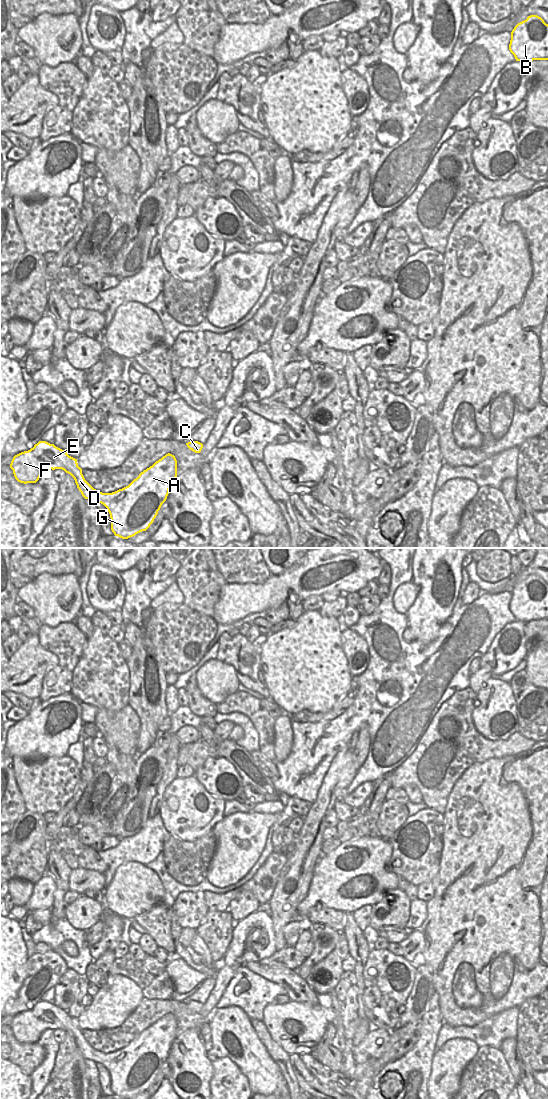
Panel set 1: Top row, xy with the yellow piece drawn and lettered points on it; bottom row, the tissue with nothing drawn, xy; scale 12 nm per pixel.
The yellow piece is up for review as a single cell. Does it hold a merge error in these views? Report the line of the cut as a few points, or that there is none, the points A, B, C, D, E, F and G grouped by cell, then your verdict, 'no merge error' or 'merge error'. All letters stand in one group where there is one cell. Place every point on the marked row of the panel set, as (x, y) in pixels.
cut none; groups A B C D E F G; no merge error

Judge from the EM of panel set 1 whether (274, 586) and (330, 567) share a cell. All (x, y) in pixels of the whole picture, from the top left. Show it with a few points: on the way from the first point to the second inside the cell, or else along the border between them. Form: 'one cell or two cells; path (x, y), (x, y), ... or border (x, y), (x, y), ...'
one cell; path (288, 584), (294, 582), (306, 571), (316, 571)

